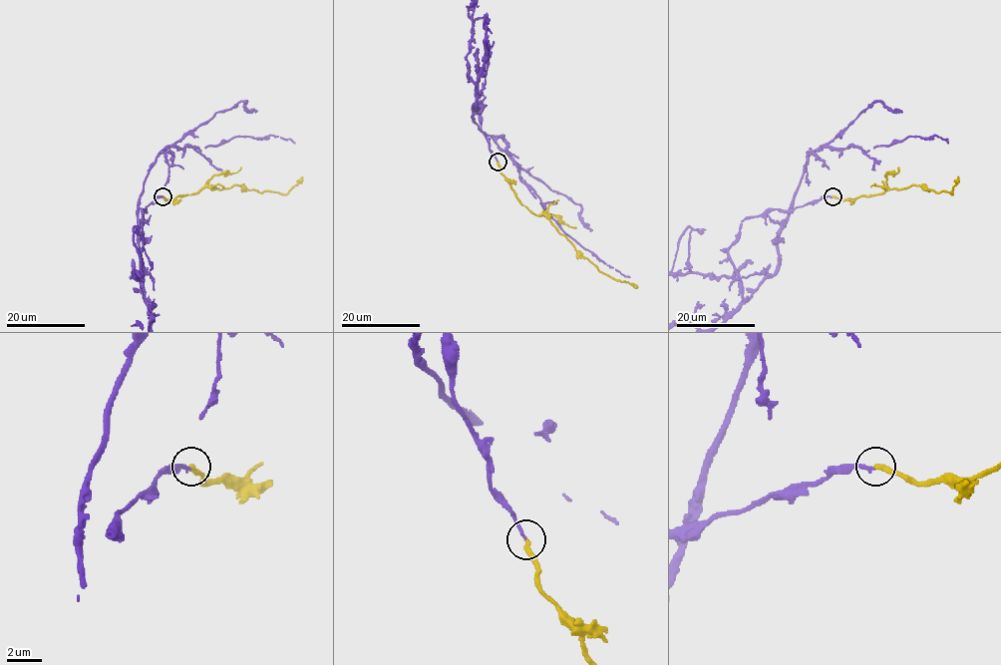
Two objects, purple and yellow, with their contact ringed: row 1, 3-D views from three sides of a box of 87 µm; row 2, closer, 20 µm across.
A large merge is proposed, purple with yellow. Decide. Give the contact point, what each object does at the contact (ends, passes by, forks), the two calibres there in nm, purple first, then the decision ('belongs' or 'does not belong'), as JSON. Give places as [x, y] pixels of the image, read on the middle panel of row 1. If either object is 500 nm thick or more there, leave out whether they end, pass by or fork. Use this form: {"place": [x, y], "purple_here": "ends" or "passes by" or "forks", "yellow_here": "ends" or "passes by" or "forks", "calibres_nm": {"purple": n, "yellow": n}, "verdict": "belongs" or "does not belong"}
{"place": [498, 162], "purple_here": "ends", "yellow_here": "ends", "calibres_nm": {"purple": 170, "yellow": 300}, "verdict": "does not belong"}

